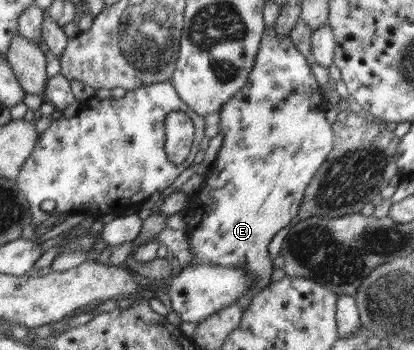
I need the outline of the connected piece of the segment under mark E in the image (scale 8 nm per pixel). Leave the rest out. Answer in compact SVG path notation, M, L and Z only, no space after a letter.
M266 26L260 43L247 84L218 112L218 133L223 134L223 144L207 171L203 191L192 195L195 208L199 210L197 225L193 216L186 227L190 234L190 249L194 254L189 265L221 265L241 269L254 278L248 291L237 302L243 310L257 291L274 280L271 277L273 261L267 250L269 242L298 213L301 196L331 152L335 138L332 124L325 119L329 104L325 102L321 88L311 72L310 62L295 48L290 35L279 36L273 27Z

